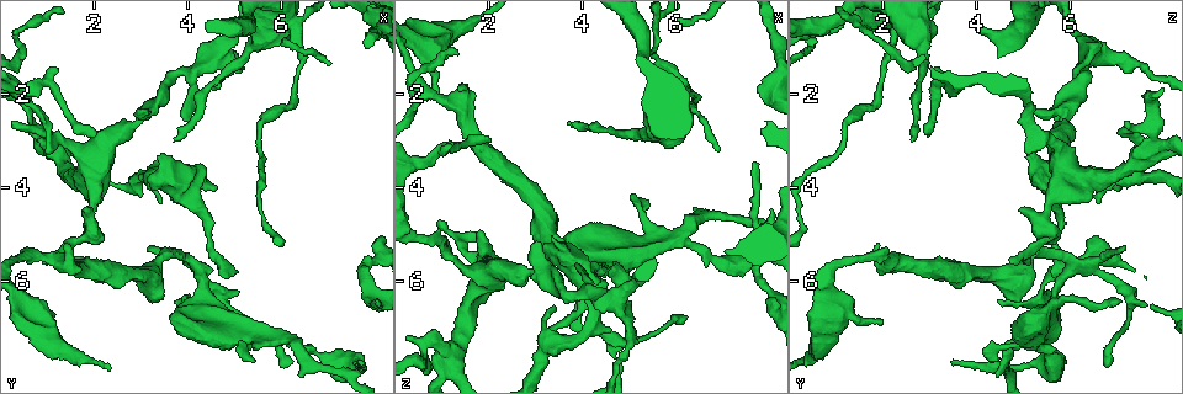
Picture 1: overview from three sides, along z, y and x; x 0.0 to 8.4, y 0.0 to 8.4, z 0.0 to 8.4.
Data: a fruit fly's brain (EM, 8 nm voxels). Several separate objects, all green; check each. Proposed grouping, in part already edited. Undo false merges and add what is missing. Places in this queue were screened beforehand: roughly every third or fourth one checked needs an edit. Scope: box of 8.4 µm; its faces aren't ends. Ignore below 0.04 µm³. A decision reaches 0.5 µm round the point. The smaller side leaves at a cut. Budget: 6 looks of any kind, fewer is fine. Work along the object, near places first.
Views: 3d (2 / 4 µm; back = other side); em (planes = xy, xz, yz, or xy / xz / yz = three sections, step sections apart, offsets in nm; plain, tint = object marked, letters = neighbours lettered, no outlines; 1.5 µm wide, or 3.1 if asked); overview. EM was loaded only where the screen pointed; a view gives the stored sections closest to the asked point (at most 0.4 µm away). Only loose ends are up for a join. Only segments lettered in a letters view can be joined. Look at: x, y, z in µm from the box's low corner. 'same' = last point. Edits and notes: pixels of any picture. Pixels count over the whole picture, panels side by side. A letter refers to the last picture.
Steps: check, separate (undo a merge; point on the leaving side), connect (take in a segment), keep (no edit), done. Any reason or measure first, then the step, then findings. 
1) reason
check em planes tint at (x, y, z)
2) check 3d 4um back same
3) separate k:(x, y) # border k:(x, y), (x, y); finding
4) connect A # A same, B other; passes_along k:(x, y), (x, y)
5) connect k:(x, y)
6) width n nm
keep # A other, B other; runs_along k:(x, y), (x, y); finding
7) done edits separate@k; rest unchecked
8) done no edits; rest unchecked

calibre changes
check 3d 2um at (4.35, 5.80, 5.95)

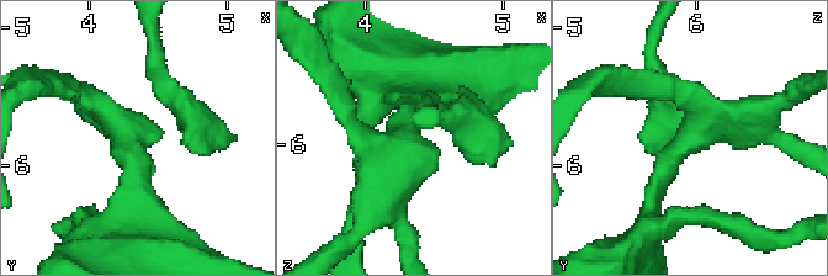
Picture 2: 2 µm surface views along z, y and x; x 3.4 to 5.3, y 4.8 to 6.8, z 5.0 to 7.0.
check em xz step 4 tint at (4.30, 5.78, 5.98)

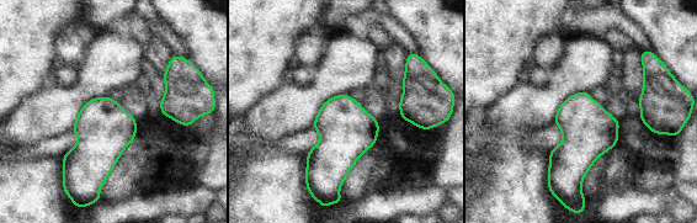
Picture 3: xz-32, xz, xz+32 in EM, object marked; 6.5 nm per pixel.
check em planes letters same

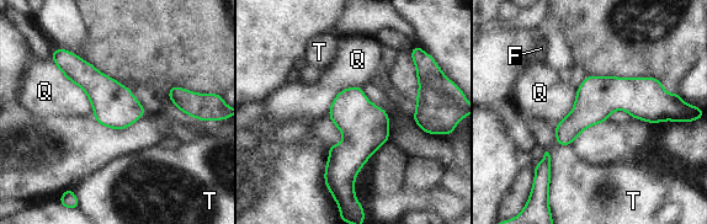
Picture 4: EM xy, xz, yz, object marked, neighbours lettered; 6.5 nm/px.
keep # F other, Q other, T other; runs_along 4:(663, 99), (601, 99), (559, 140); all the same cell

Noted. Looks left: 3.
thick turns thin
check em planes letters at (1.40, 3.15, 5.65)

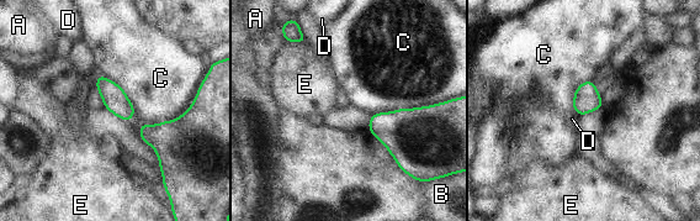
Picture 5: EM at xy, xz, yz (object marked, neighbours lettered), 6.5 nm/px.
keep # A other, B other, C other, D other, E other; one cell here

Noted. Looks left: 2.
check em planes letters at (1.55, 5.85, 1.95)

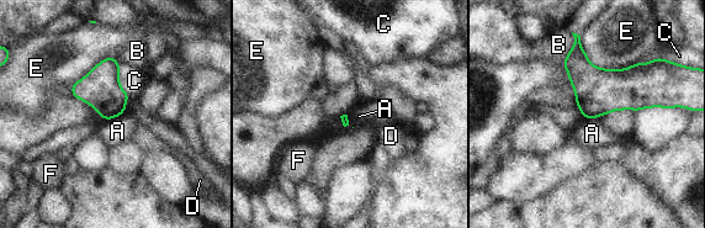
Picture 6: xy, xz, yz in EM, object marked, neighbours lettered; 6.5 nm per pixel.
keep # A other, B other, C other, D other, E other, F other; border 6:(125, 111), (105, 121); none of them fits

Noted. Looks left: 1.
done no edits; rest unchecked

